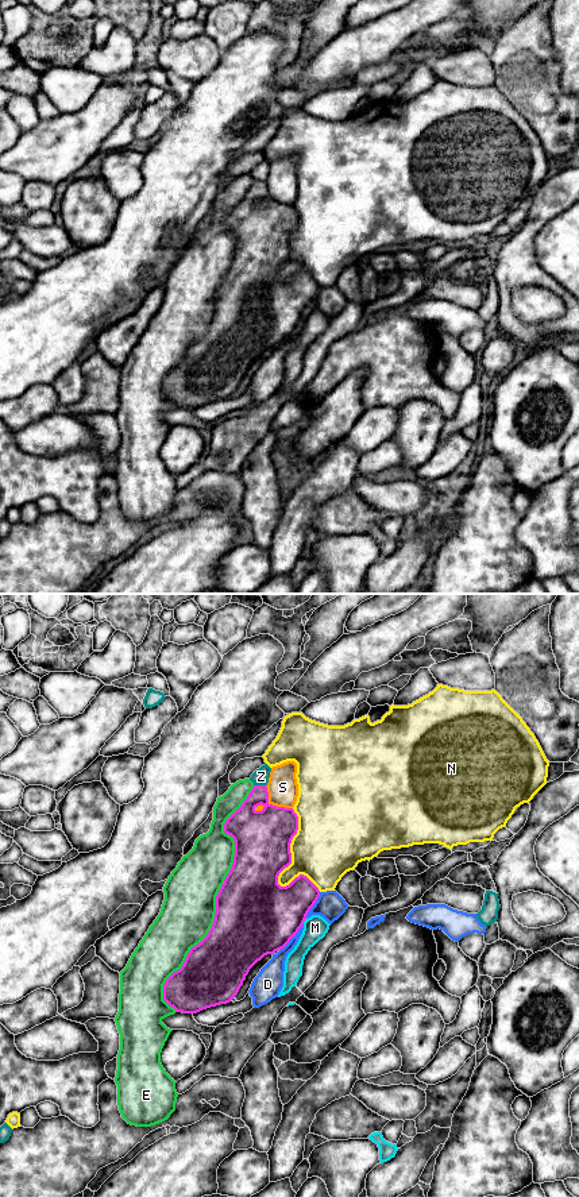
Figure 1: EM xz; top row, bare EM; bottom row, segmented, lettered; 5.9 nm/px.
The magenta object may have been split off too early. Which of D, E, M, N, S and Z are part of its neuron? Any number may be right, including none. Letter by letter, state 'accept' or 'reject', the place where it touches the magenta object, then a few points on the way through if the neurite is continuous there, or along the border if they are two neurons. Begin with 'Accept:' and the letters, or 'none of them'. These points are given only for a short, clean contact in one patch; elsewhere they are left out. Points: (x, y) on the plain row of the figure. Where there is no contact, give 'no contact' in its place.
Accept: none of them
D: reject | xz (293, 331)
E: reject | xz (216, 294)
M: reject | xz (304, 316) | along xz (305, 313), (302, 319)
N: reject | xz (286, 262)
S: reject | xz (271, 200)
Z: reject | xz (259, 181)

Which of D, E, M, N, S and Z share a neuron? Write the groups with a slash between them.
D / E / M / N / S / Z

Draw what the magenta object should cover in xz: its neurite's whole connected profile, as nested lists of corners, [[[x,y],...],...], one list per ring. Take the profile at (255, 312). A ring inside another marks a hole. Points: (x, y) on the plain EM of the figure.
[[[254,181],[240,204],[224,219],[224,228],[235,236],[235,251],[216,291],[213,320],[163,381],[163,395],[177,408],[197,409],[229,398],[250,364],[265,351],[283,344],[302,323],[320,291],[319,283],[304,270],[286,282],[278,279],[279,269],[292,259],[290,239],[297,225],[294,205],[270,200],[266,181]]]

